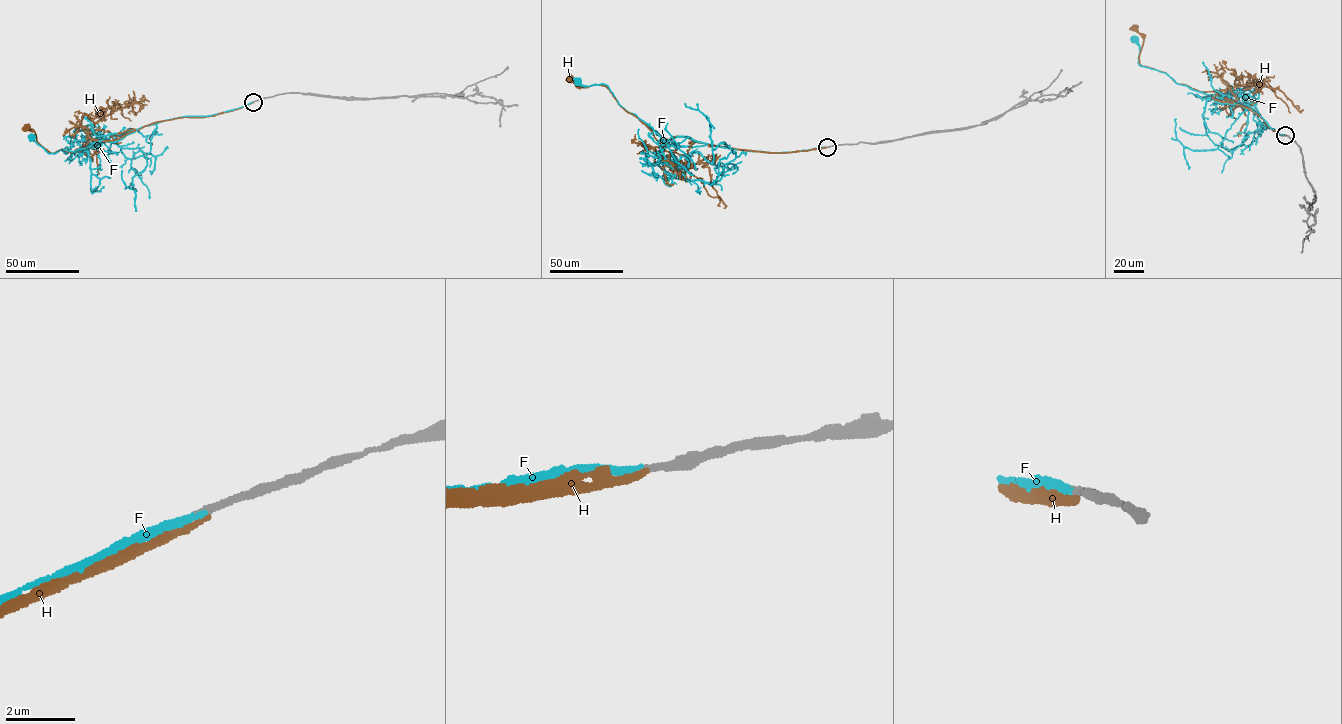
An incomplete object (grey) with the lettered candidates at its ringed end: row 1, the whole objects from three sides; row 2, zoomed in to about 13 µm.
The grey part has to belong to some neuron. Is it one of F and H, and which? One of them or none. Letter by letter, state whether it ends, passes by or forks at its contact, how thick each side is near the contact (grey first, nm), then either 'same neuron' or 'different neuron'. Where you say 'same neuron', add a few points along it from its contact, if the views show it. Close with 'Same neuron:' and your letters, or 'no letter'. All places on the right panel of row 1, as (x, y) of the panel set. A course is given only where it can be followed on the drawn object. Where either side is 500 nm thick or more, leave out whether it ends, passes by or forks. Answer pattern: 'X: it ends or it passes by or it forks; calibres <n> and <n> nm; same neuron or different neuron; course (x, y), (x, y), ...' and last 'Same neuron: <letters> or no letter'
F: it ends; calibres 190 and 200 nm; same neuron; course (1285, 135), (1272, 130), (1252, 110), (1218, 102), (1214, 94), (1177, 84), (1164, 73), (1140, 65), (1135, 39)
H: it ends; calibres 200 and 180 nm; different neuron
Same neuron: F

